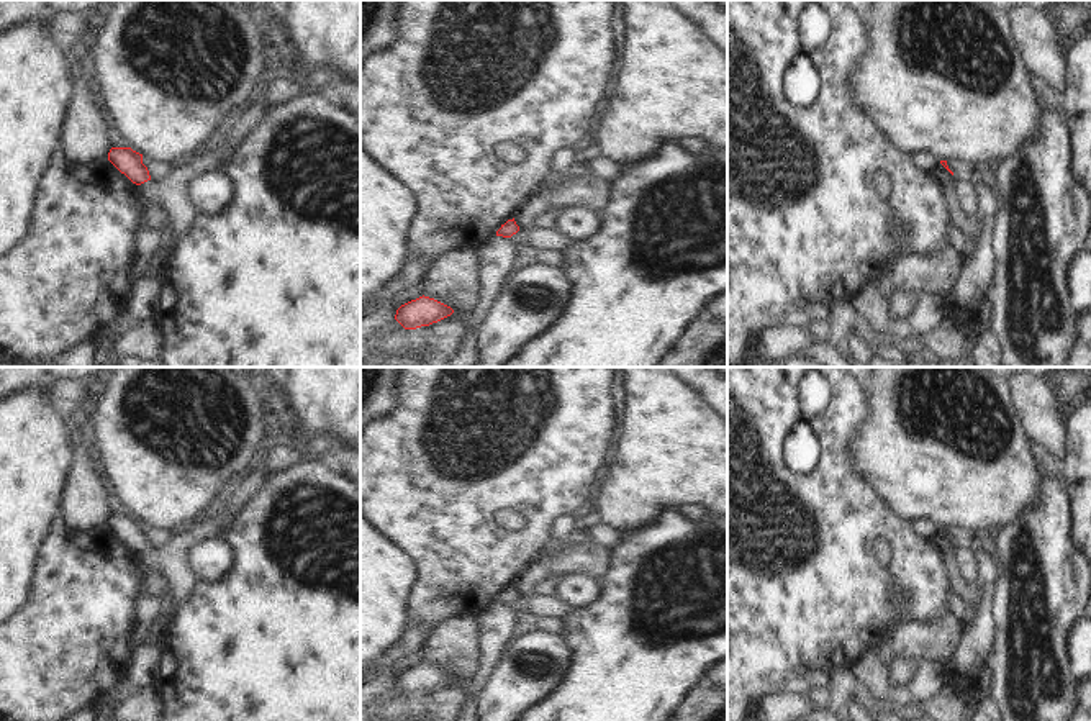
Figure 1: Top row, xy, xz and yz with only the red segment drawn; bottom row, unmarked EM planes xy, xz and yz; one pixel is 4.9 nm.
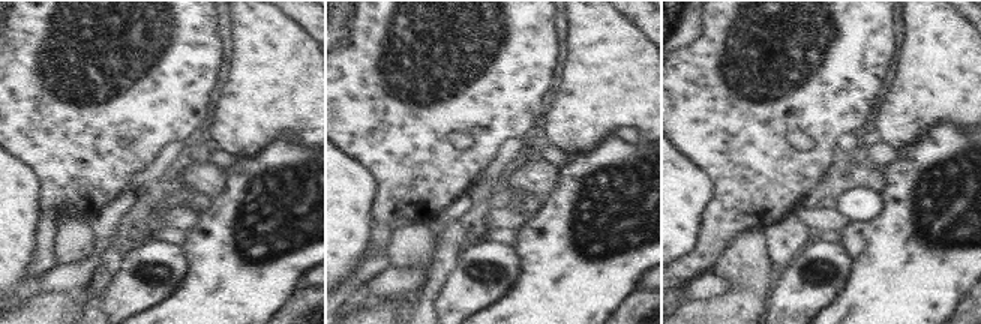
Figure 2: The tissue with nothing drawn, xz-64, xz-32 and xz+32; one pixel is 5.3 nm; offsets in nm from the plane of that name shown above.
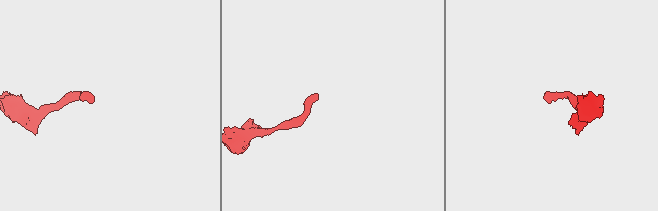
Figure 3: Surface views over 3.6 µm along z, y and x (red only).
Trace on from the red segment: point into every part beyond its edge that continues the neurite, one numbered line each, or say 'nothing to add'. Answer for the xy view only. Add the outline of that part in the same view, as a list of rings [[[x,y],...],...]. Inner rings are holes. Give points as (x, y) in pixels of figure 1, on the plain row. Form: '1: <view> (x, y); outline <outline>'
nothing to add

